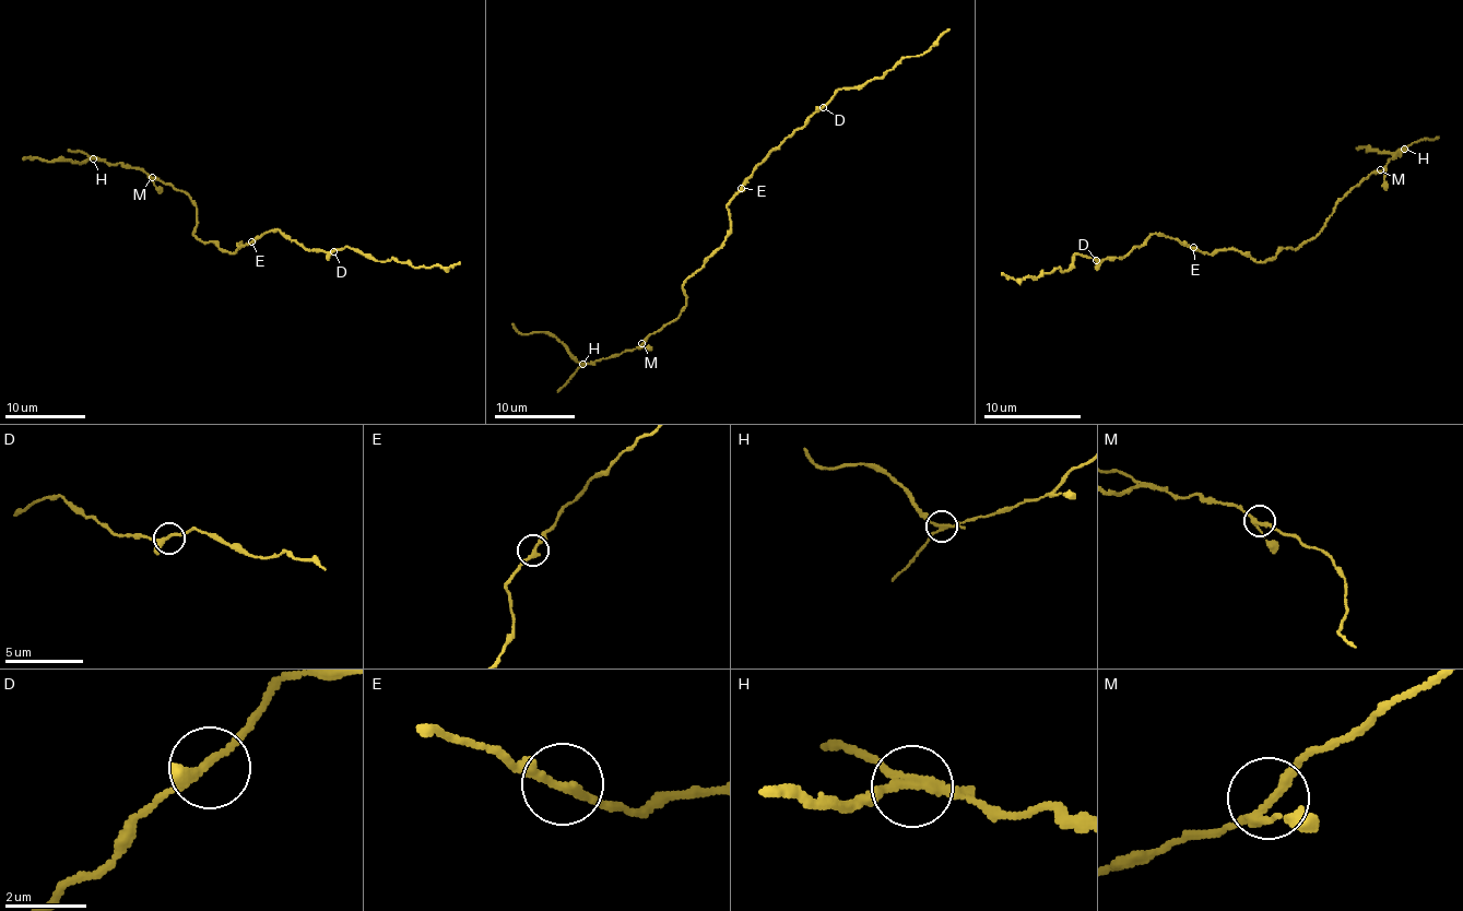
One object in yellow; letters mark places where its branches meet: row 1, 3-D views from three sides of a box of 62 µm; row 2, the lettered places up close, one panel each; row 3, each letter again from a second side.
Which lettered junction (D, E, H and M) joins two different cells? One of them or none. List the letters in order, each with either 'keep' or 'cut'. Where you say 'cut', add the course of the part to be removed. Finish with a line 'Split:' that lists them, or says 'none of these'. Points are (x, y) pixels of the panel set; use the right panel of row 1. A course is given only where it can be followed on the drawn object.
D: keep
E: keep
H: cut; foreign part runs (1404, 148), (1394, 153), (1355, 148)
M: keep
Split: H

